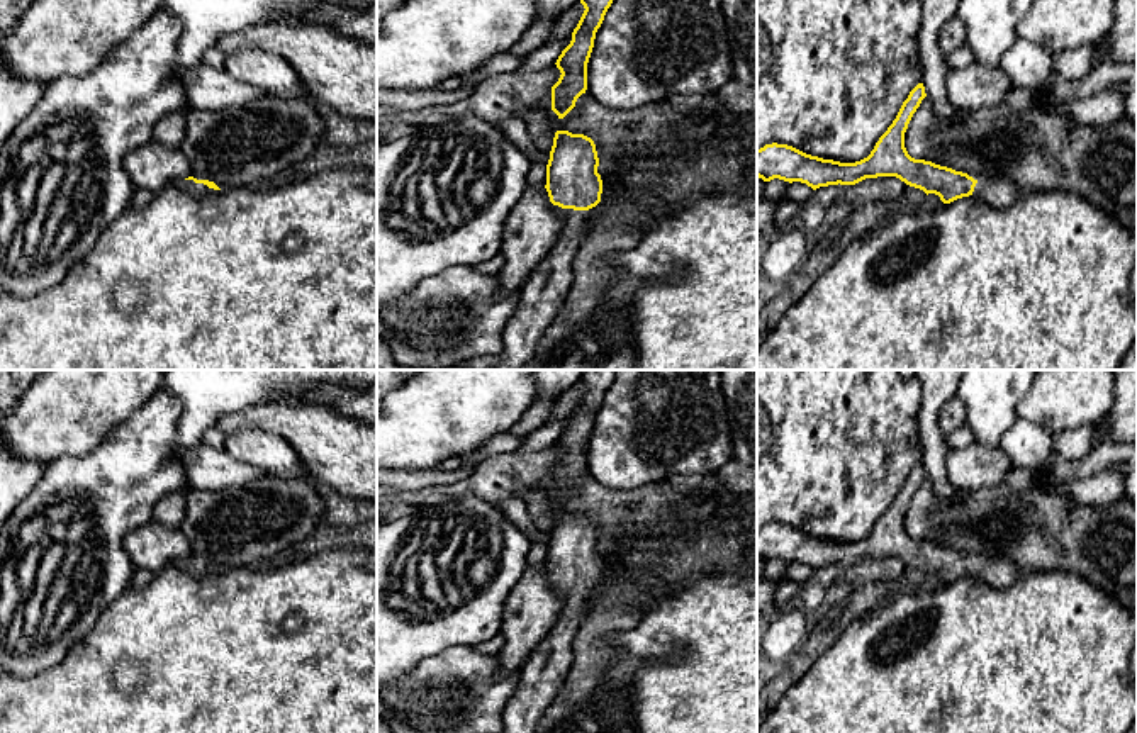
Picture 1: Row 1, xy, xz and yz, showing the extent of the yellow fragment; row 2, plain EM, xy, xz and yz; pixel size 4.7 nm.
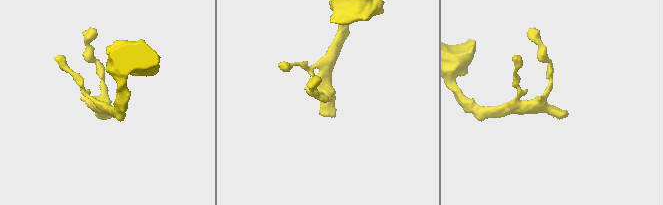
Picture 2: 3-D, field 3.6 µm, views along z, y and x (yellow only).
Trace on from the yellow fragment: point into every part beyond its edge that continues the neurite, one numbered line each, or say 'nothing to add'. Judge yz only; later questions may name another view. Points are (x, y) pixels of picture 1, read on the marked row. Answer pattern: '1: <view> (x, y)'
1: yz (998, 192)

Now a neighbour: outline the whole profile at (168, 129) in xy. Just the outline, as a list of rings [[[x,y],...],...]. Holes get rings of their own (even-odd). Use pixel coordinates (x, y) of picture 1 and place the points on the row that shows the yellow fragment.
[[[187,109],[160,117],[153,127],[151,141],[168,148],[180,148],[185,136]]]

